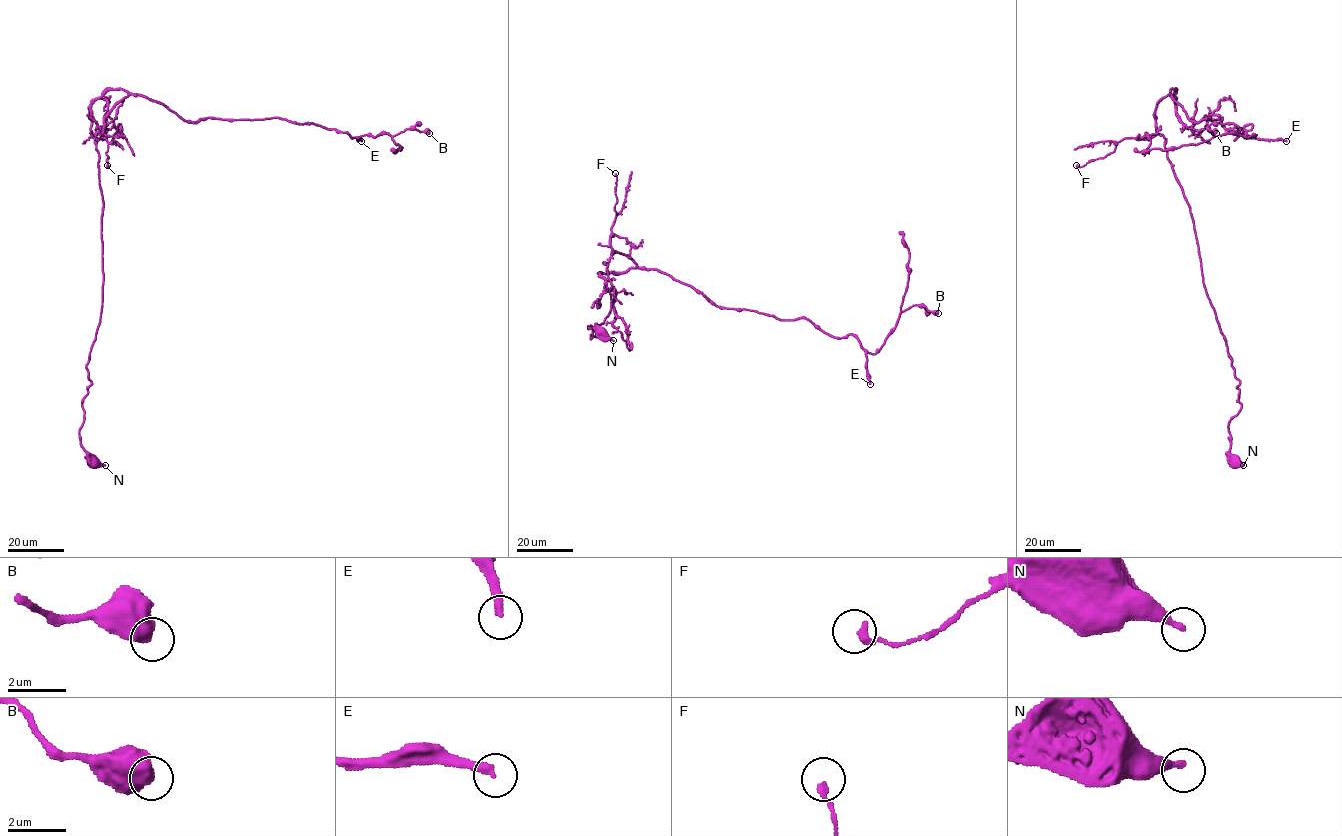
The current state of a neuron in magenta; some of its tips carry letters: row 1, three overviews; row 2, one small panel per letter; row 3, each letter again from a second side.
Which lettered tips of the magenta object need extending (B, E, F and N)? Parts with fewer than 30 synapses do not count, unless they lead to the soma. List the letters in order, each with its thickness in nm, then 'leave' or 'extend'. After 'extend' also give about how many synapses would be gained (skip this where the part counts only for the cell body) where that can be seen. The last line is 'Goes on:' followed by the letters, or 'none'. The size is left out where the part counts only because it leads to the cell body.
B: 700 nm | leave
E: 280 nm | extend | 70 syn
F: 240 nm | leave
N: 320 nm | leave
Goes on: E

